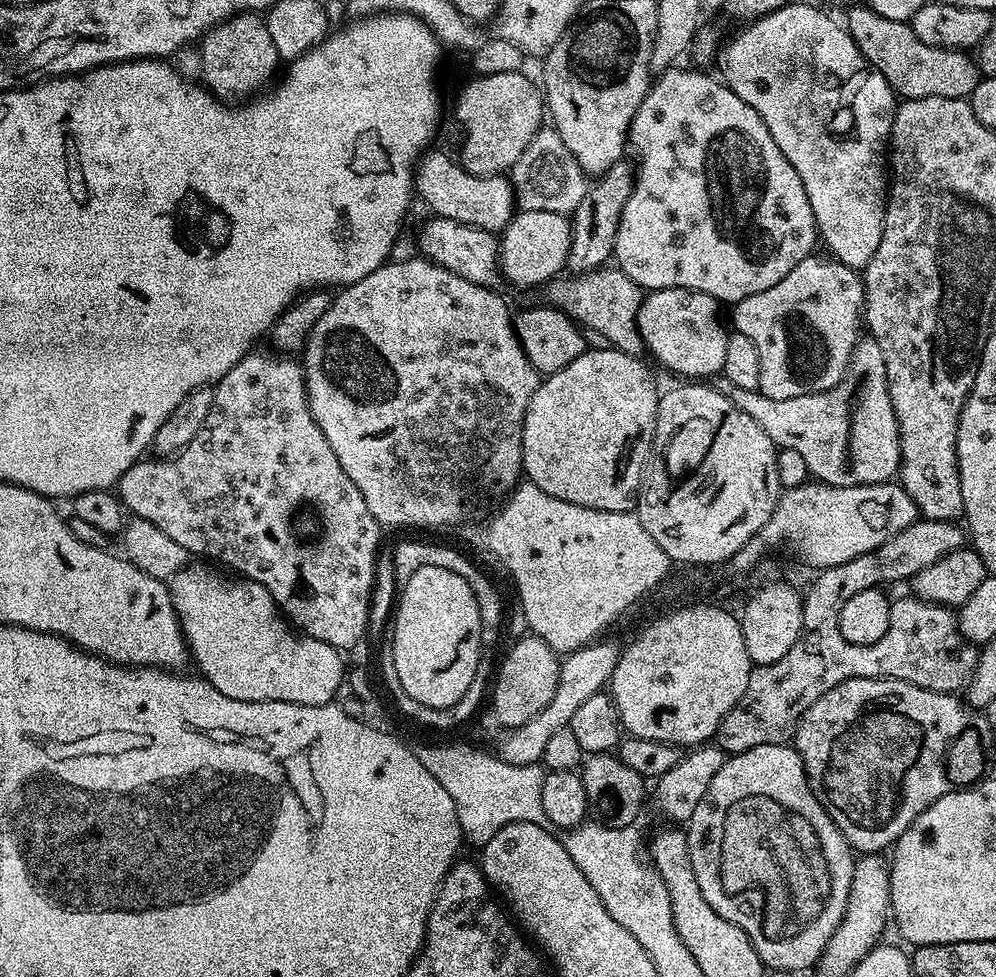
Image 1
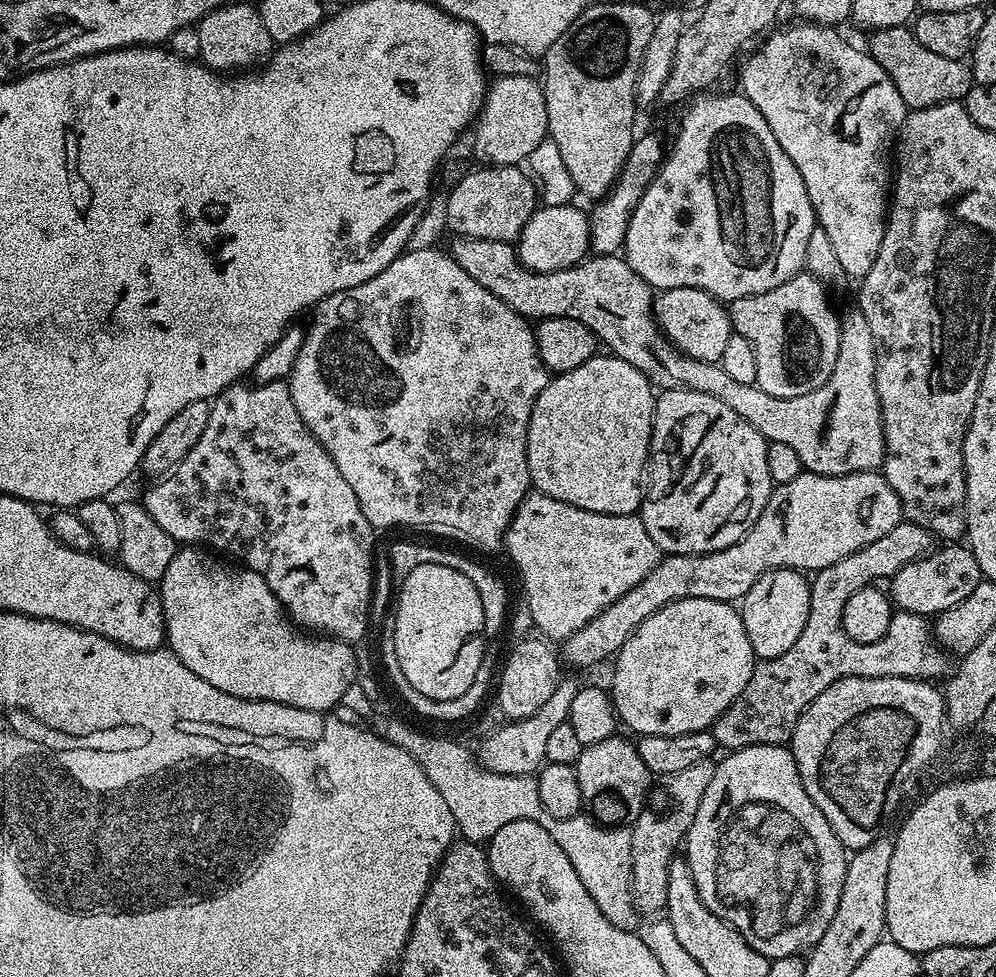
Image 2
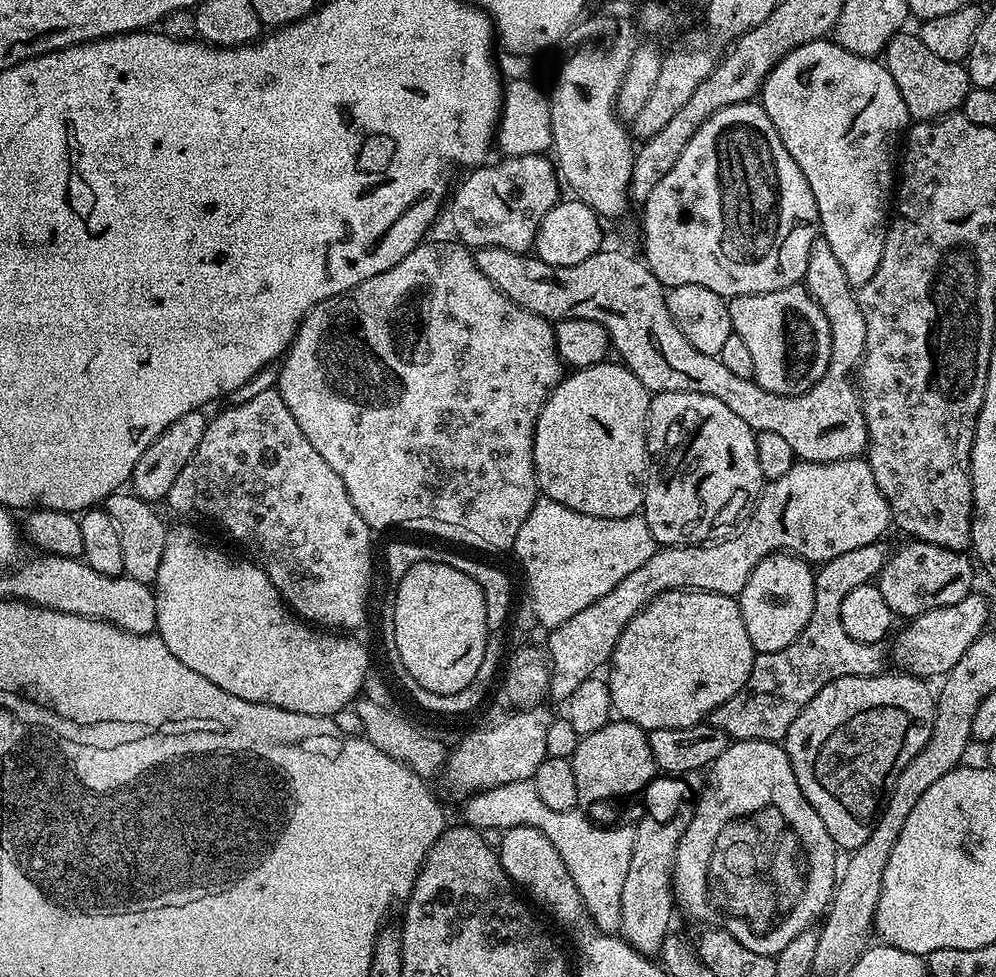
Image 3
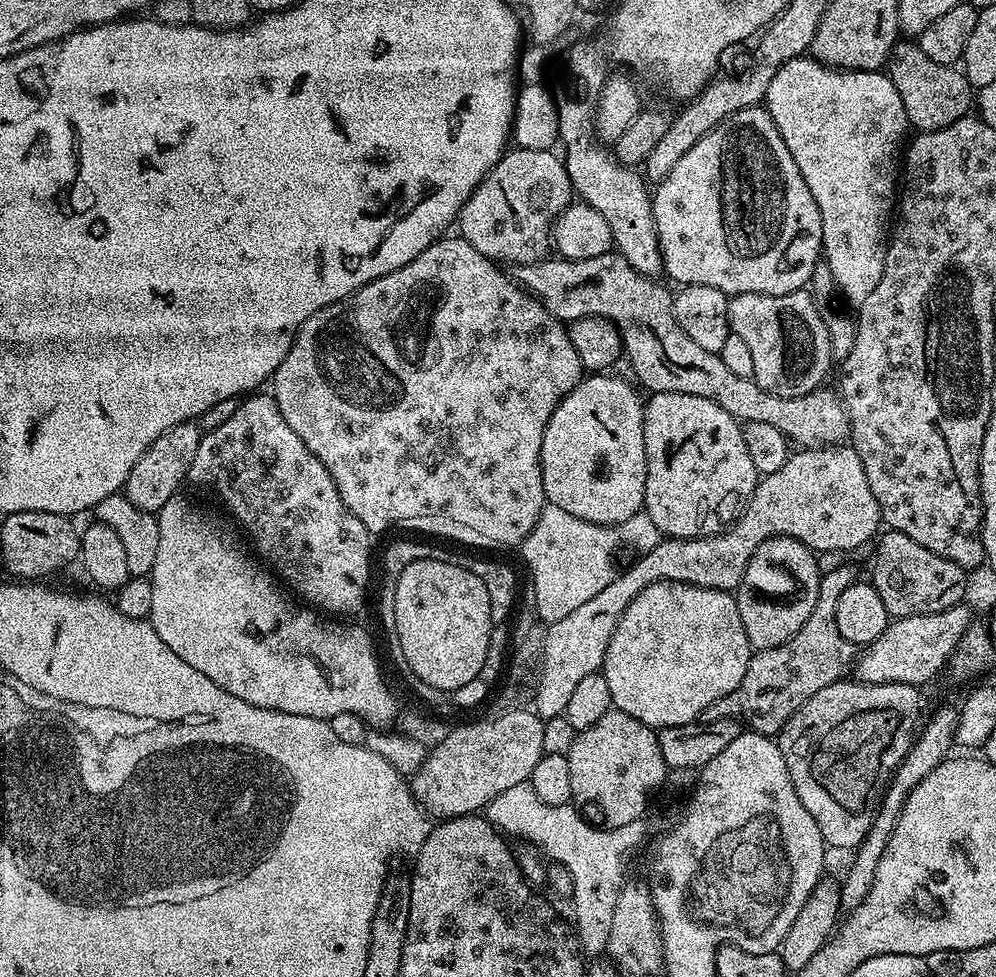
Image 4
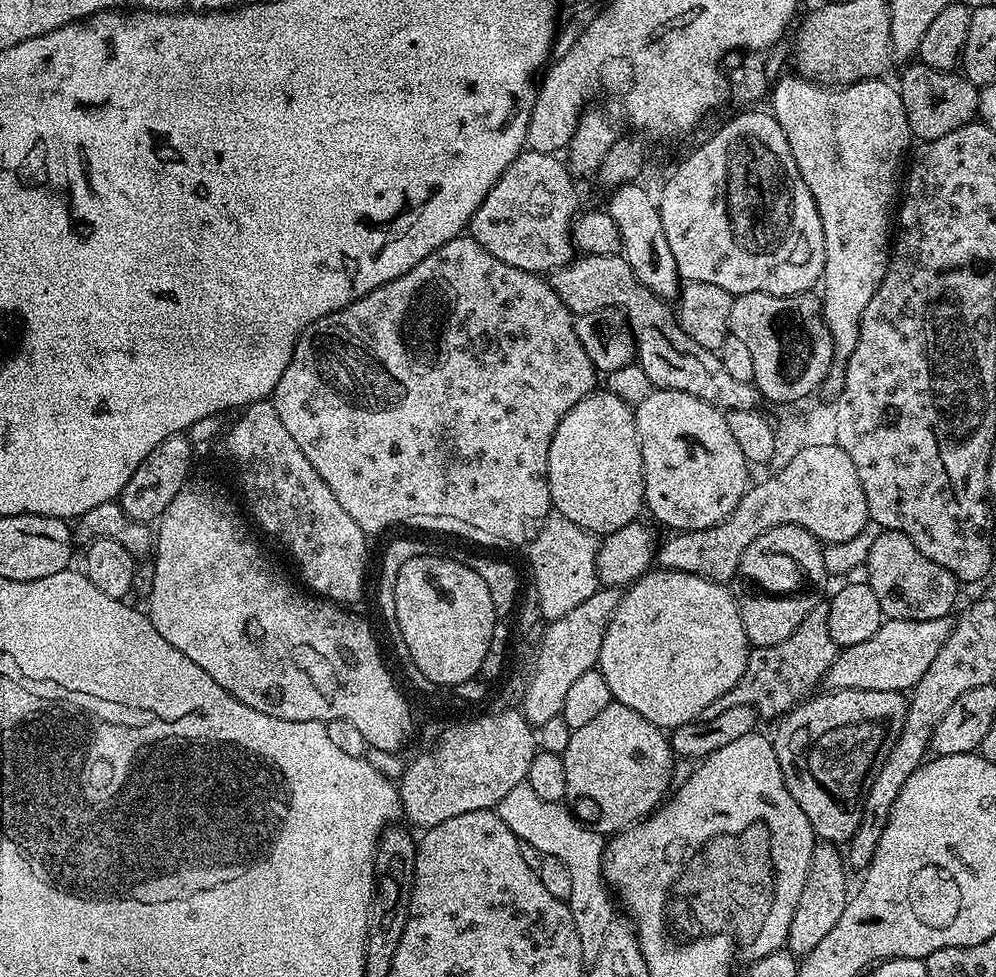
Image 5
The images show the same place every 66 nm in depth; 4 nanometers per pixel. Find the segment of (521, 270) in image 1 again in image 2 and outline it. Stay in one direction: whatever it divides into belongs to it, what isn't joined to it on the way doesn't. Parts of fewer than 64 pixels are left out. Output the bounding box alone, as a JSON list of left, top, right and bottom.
[518,203,590,272]

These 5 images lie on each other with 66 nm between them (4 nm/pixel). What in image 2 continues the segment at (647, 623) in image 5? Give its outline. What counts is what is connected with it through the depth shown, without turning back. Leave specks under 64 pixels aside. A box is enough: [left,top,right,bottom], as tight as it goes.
[610,596,756,736]

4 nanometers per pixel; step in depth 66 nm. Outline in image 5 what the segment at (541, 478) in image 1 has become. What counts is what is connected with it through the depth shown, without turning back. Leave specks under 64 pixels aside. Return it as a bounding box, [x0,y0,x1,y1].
[548,391,645,538]

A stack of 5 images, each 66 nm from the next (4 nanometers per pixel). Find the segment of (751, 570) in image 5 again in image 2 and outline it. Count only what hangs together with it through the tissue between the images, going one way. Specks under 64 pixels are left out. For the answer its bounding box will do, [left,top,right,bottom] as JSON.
[739,568,810,660]

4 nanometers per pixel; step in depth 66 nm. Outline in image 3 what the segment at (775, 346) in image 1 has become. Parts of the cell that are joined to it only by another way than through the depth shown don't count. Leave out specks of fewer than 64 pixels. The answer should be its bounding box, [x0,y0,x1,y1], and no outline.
[728,283,830,396]

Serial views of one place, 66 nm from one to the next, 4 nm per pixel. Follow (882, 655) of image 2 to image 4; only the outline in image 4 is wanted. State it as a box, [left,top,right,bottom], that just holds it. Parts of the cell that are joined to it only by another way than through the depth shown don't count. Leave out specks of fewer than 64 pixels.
[703,562,858,737]

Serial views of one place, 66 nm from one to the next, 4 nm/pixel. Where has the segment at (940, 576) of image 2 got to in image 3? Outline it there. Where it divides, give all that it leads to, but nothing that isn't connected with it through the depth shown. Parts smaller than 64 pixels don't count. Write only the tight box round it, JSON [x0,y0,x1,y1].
[878,539,977,617]

